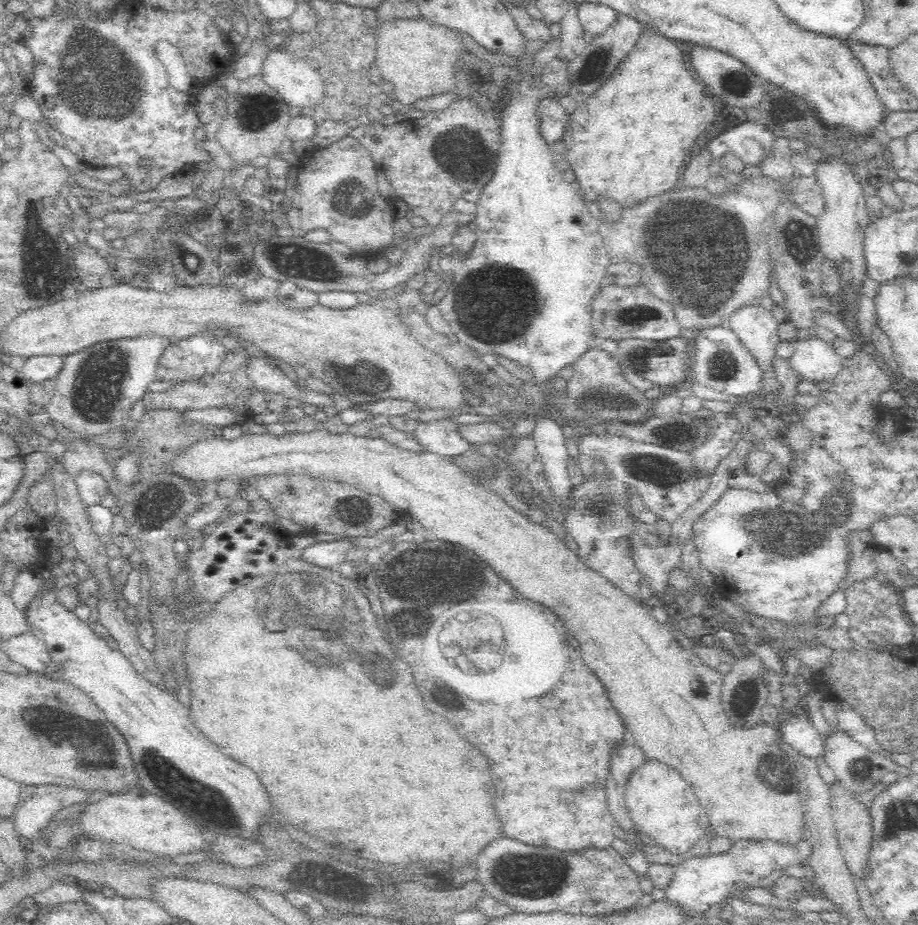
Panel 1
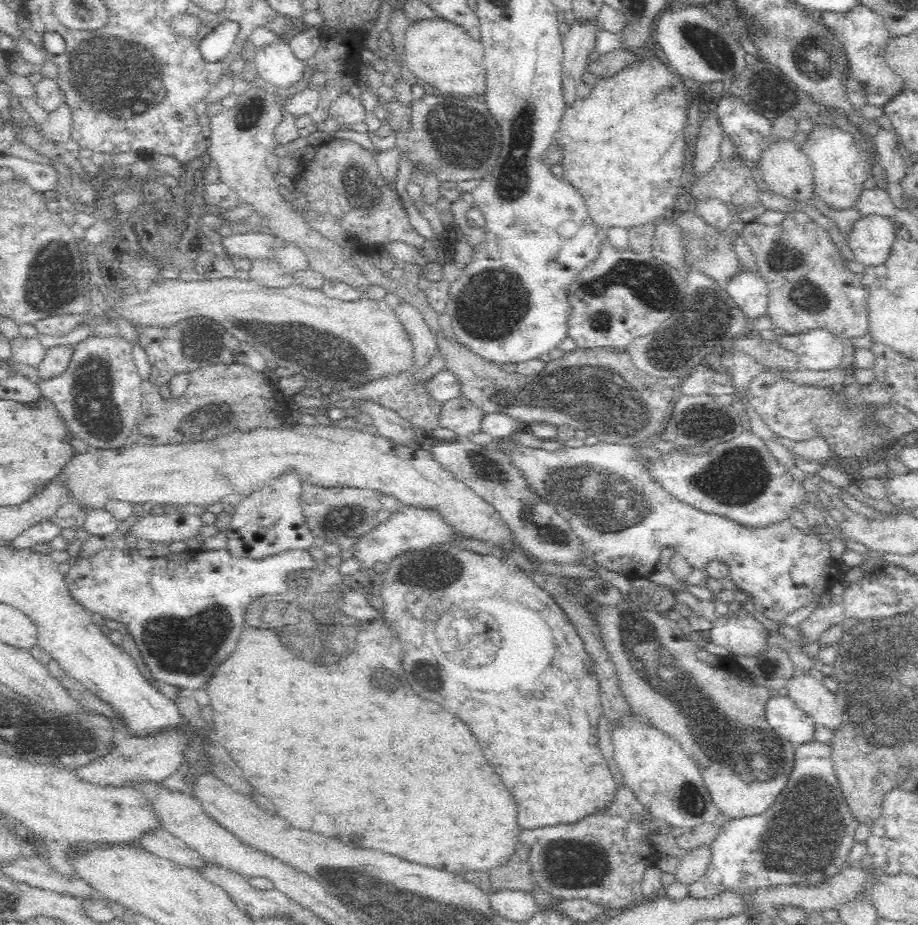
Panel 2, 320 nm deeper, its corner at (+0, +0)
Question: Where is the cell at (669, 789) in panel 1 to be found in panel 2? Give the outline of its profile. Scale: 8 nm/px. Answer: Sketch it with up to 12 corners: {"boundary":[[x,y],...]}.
{"boundary":[[629,715],[611,732],[645,814],[684,830],[720,815],[696,763]]}

